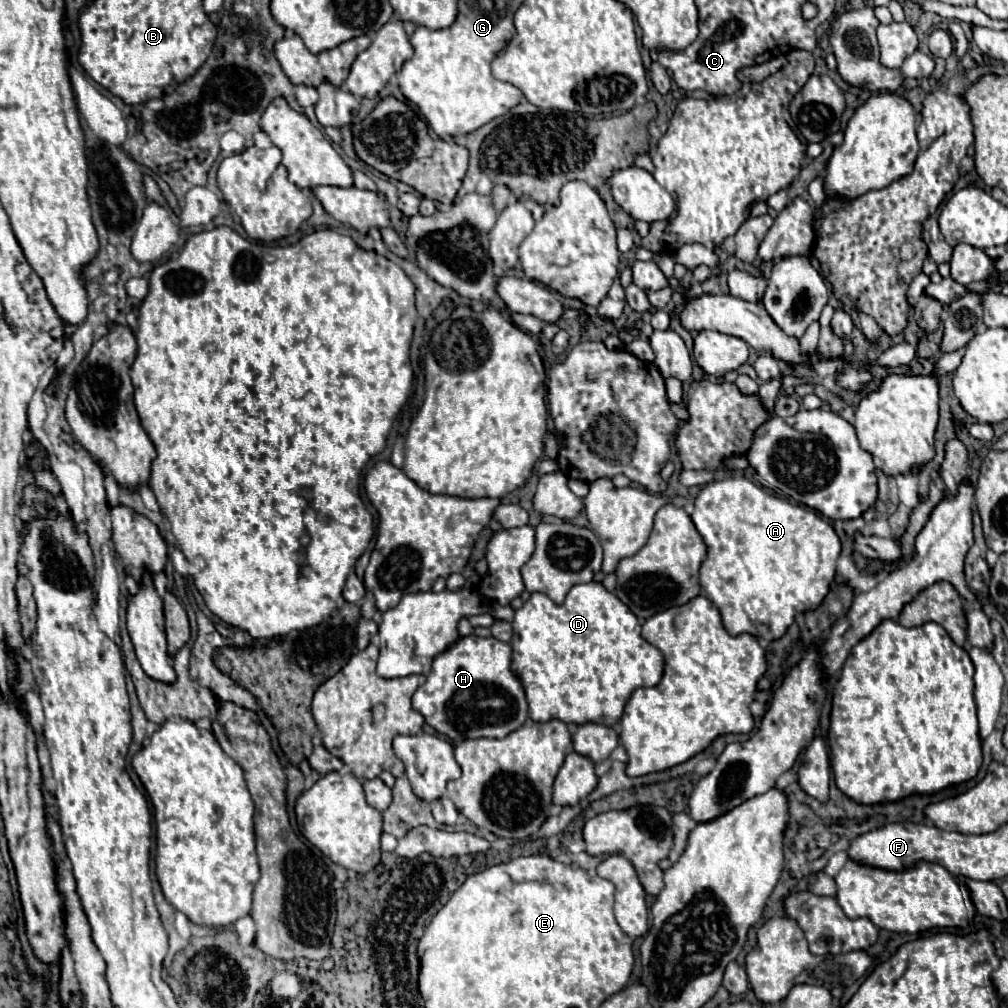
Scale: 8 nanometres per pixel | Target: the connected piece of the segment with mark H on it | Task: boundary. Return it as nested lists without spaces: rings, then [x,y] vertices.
[[[464,636],[434,658],[426,682],[414,692],[412,706],[426,722],[454,742],[466,738],[504,738],[528,718],[520,676],[512,670],[512,648],[492,636]]]

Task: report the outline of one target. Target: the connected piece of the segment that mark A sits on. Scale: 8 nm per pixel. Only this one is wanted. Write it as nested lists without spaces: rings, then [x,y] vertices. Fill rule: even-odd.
[[[730,476],[730,478],[724,478],[724,480],[716,480],[716,482],[710,482],[706,484],[698,496],[696,496],[696,502],[694,502],[694,514],[692,514],[692,522],[696,524],[698,532],[702,534],[704,538],[704,544],[708,546],[708,556],[706,560],[702,562],[700,566],[700,584],[702,588],[706,590],[706,598],[710,598],[710,602],[714,602],[714,606],[718,606],[720,614],[722,614],[722,622],[726,626],[726,630],[732,634],[732,636],[738,636],[738,634],[752,634],[758,638],[758,626],[760,624],[768,624],[770,626],[770,634],[774,640],[782,638],[784,632],[790,628],[790,624],[796,620],[798,614],[802,612],[810,612],[810,610],[816,610],[824,596],[830,592],[830,586],[834,582],[834,574],[836,574],[836,562],[838,562],[838,556],[842,552],[842,546],[840,546],[840,538],[838,534],[834,532],[832,524],[825,518],[822,518],[814,510],[806,510],[804,506],[791,503],[785,498],[775,496],[770,491],[764,489],[760,485],[752,484],[748,478],[744,476]]]

